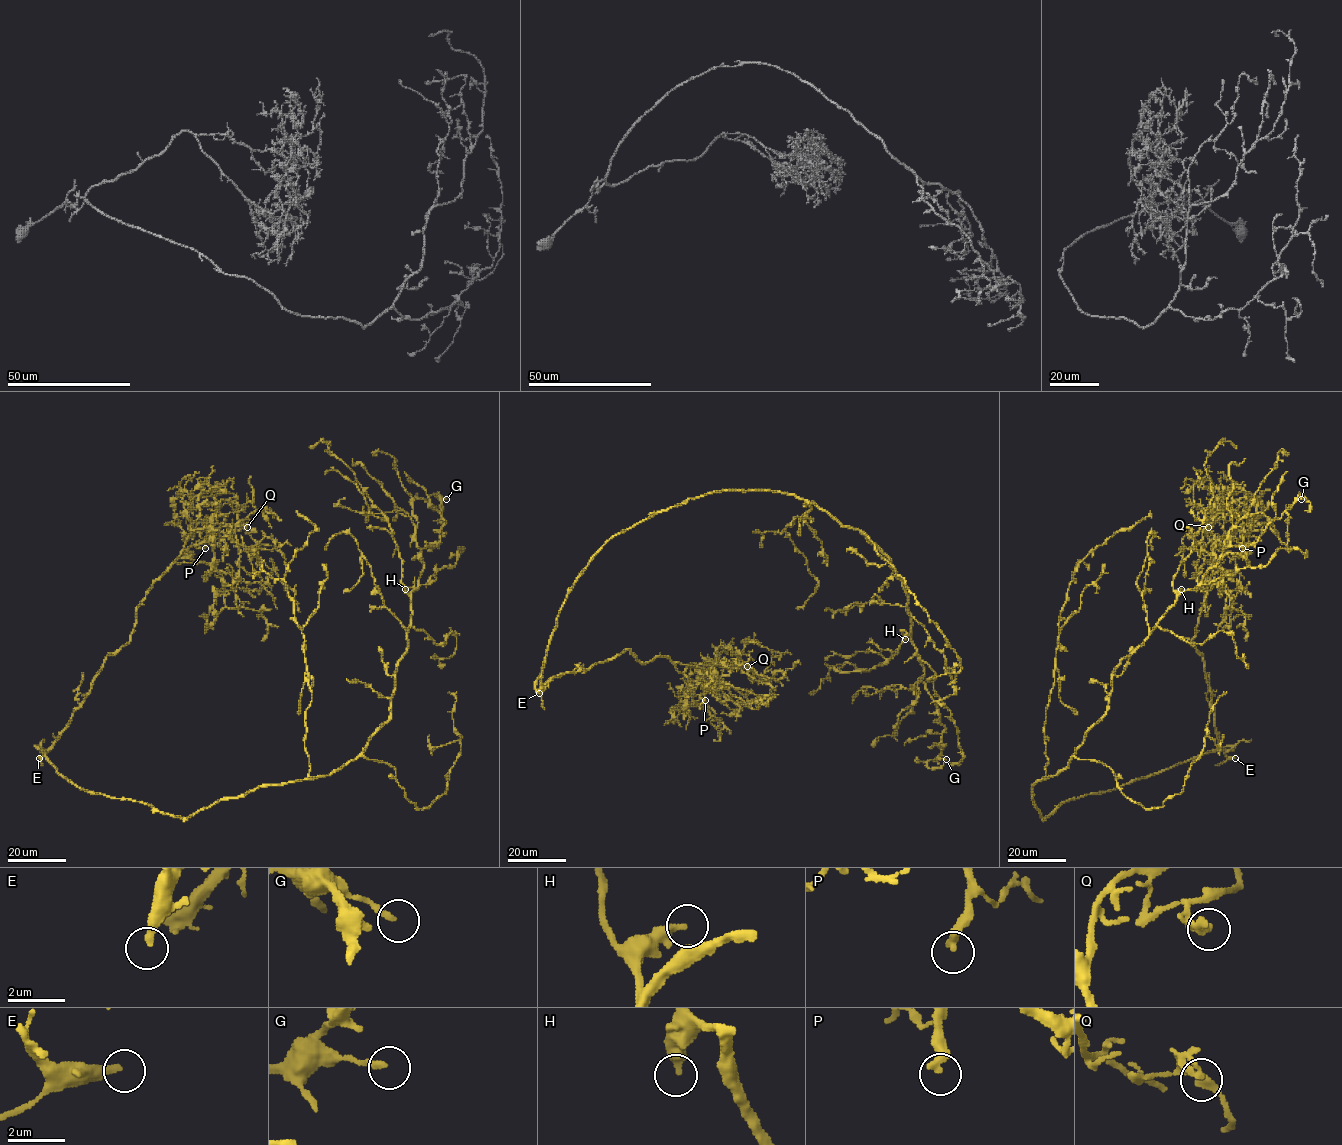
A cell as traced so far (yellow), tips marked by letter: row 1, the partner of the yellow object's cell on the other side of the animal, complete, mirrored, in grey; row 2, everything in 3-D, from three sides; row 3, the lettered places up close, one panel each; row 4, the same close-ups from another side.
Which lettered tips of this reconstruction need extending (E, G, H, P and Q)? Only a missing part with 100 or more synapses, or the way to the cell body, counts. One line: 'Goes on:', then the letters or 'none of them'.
Goes on: E

